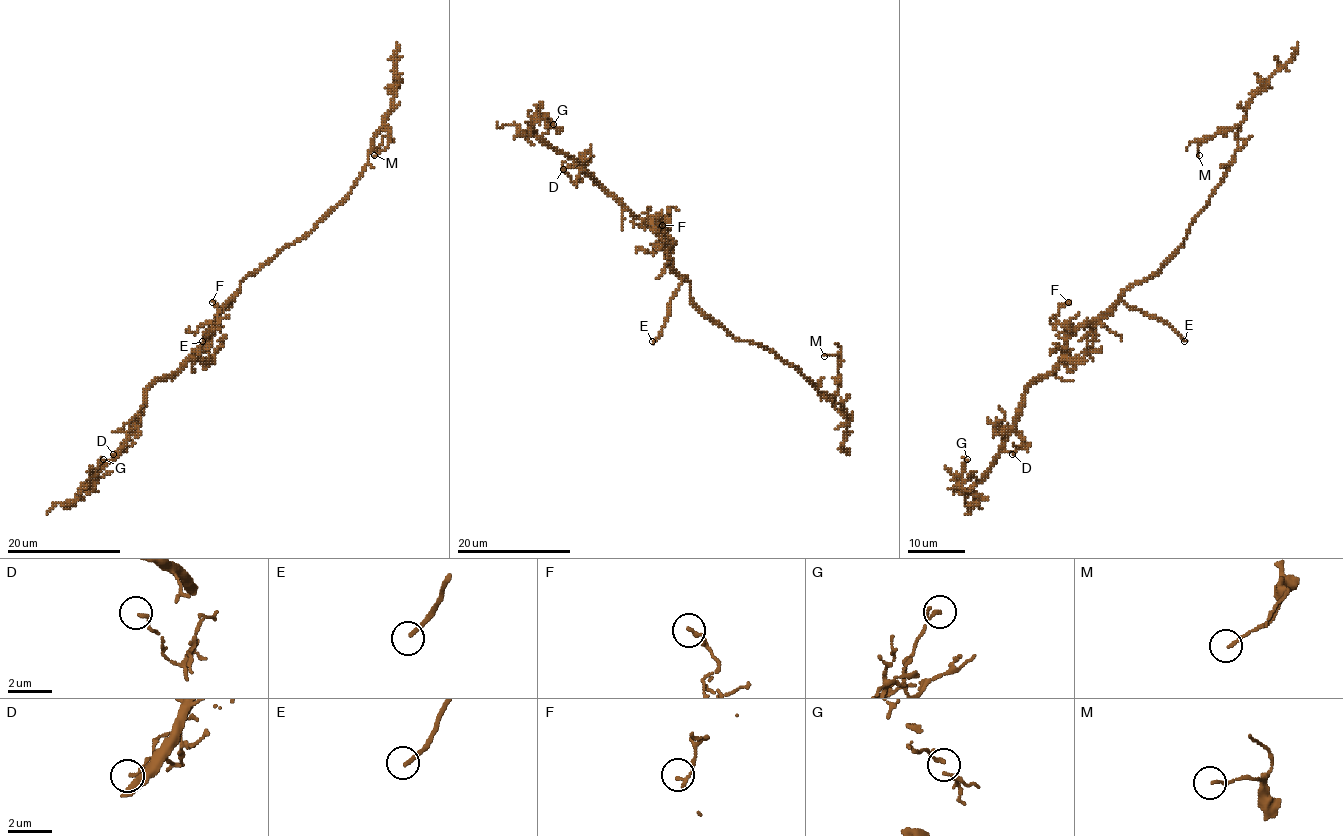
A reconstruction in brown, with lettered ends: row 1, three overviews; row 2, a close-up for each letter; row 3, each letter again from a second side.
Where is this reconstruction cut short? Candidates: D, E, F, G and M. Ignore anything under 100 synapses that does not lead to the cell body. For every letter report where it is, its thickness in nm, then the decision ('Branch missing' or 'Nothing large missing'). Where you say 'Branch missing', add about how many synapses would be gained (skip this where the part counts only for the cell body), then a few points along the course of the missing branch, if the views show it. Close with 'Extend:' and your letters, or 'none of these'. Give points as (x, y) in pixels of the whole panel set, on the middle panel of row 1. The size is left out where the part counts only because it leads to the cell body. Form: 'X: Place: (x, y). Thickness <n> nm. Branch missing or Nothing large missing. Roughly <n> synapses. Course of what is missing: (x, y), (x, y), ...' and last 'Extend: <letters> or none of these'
D: Place: (563, 169). Thickness 130 nm. Nothing large missing
E: Place: (652, 341). Thickness 180 nm. Branch missing. Course of what is missing: (652, 341), (616, 385), (611, 401), (617, 404), (678, 348), (694, 321), (702, 283)
F: Place: (662, 225). Thickness 150 nm. Nothing large missing
G: Place: (553, 124). Thickness 150 nm. Nothing large missing
M: Place: (824, 356). Thickness 110 nm. Nothing large missing
Extend: E

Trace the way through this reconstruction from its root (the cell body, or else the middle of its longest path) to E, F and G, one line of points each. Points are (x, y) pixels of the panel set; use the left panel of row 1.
E: (241, 289), (202, 341)
F: (241, 289), (222, 309), (214, 329), (220, 309), (212, 302)
G: (241, 289), (217, 317), (205, 343), (177, 371), (148, 388), (126, 444), (83, 489), (94, 482), (103, 459)

